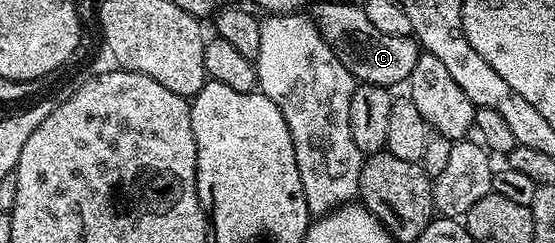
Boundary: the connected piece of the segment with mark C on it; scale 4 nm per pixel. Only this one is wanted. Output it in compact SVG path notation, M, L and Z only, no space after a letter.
M369 17L365 26L361 26L361 22L349 22L349 26L333 22L333 38L325 39L331 52L339 56L343 68L347 68L347 72L351 72L358 83L396 88L400 82L401 85L408 83L419 53L418 43L408 33L405 34L388 34L380 30L377 22Z

